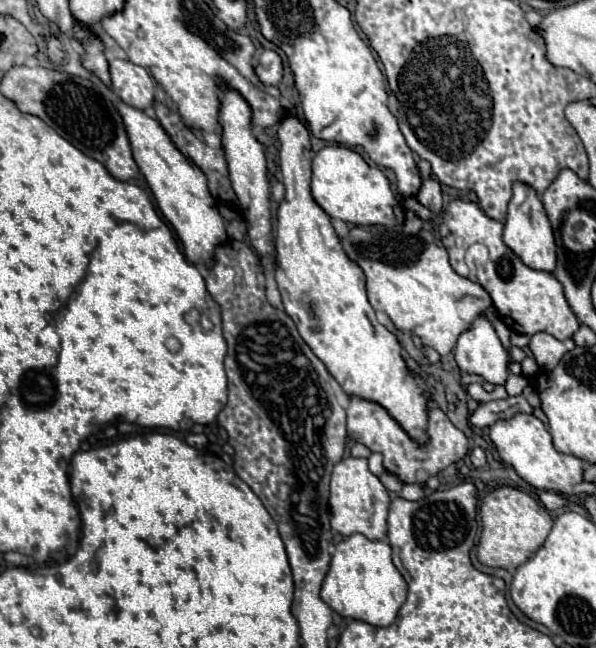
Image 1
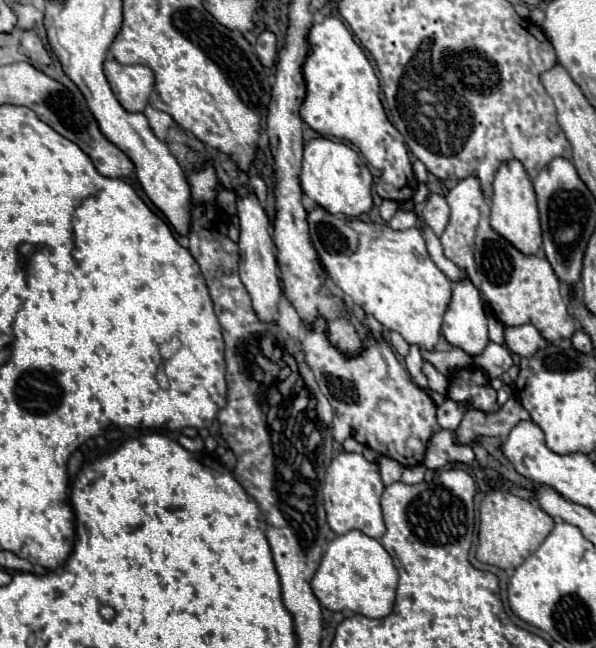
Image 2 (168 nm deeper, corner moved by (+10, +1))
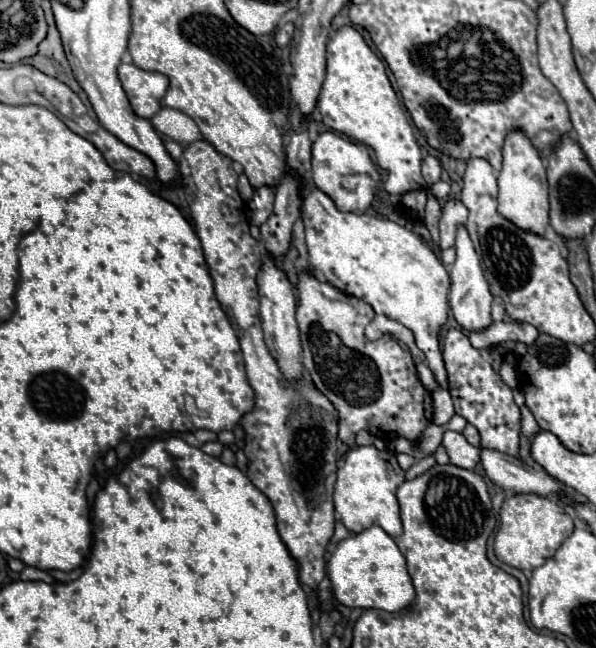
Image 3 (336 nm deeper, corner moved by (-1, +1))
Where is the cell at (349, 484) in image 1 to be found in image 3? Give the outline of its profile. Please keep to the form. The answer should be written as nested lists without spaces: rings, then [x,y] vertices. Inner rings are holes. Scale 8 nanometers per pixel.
[[[373,445],[353,447],[345,457],[345,465],[337,471],[337,483],[333,493],[336,518],[351,533],[359,533],[371,525],[379,525],[391,537],[401,535],[403,525],[395,491],[403,481],[405,481],[405,471],[399,469],[395,453],[379,451]]]

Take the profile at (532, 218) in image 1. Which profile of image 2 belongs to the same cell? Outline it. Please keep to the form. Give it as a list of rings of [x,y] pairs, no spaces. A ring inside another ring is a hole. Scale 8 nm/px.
[[[508,161],[496,173],[490,225],[496,233],[500,233],[508,243],[512,243],[524,255],[536,255],[542,247],[542,229],[536,207],[536,195],[520,161]]]

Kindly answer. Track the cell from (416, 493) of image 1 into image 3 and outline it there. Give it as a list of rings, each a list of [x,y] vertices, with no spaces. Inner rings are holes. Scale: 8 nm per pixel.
[[[431,455],[431,457],[423,457],[421,461],[413,463],[411,469],[407,469],[407,479],[415,479],[415,477],[419,477],[419,475],[425,473],[433,463],[435,463],[435,457],[433,457],[433,455]]]

